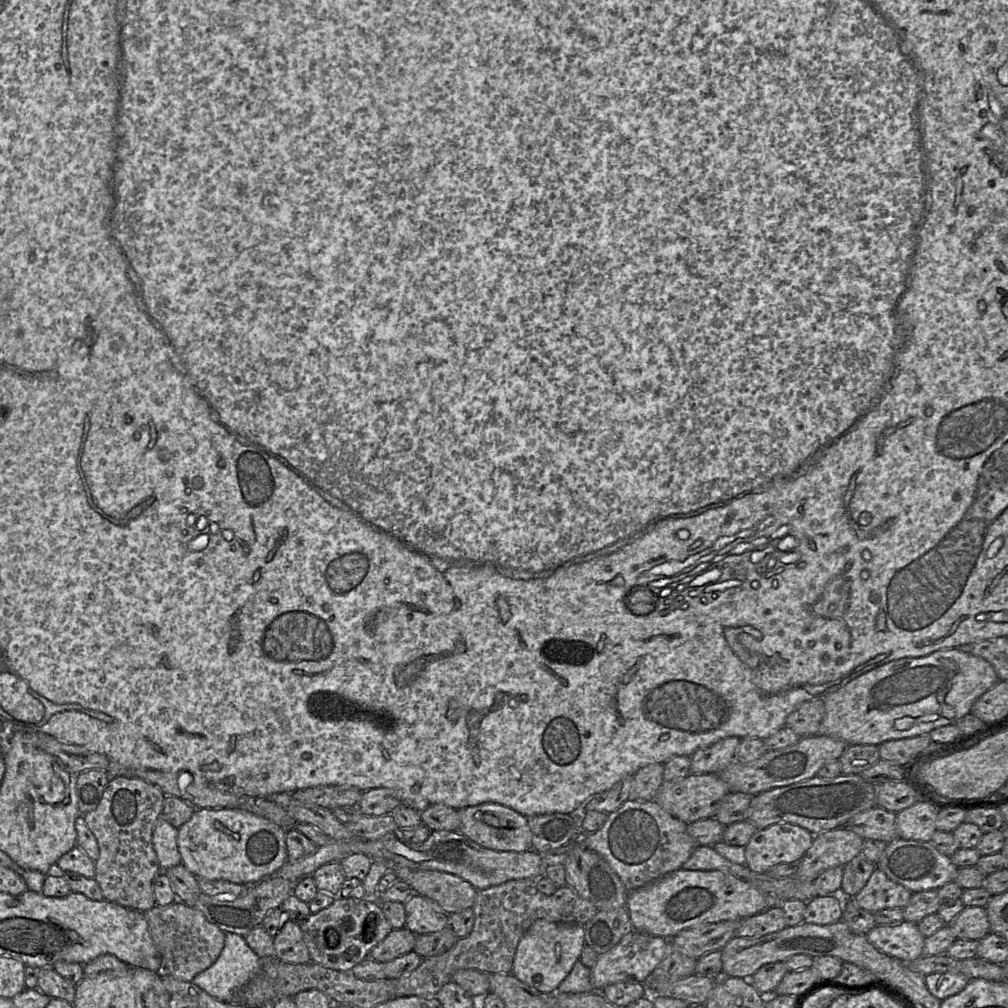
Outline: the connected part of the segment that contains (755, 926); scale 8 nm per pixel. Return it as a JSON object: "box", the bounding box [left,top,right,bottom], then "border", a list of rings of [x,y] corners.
{"box":[737,905,787,937],"border":[[[775,905],[741,921],[737,937],[762,937],[787,927],[785,914],[780,905]]]}

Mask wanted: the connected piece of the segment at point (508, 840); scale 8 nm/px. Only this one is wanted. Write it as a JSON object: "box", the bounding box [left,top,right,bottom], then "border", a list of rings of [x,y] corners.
{"box":[459,803,532,851],"border":[[[482,803],[459,810],[459,831],[477,844],[496,851],[532,850],[532,833],[528,818],[498,803]]]}

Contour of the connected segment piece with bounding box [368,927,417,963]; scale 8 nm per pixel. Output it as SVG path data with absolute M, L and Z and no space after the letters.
M406 927L393 929L388 936L377 944L368 958L377 962L389 962L399 956L413 951L417 935Z

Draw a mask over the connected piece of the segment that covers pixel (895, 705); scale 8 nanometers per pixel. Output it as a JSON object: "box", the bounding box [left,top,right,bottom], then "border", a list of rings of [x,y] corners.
{"box":[816,648,999,746],"border":[[[959,648],[940,649],[921,657],[904,657],[897,660],[892,660],[852,679],[842,687],[828,691],[821,697],[816,697],[822,698],[824,703],[824,716],[817,735],[826,735],[838,738],[846,742],[848,745],[872,744],[879,746],[880,744],[890,740],[928,734],[935,728],[956,723],[960,718],[969,714],[975,701],[982,694],[992,688],[998,681],[999,678],[993,666],[987,660],[960,650]]]}

